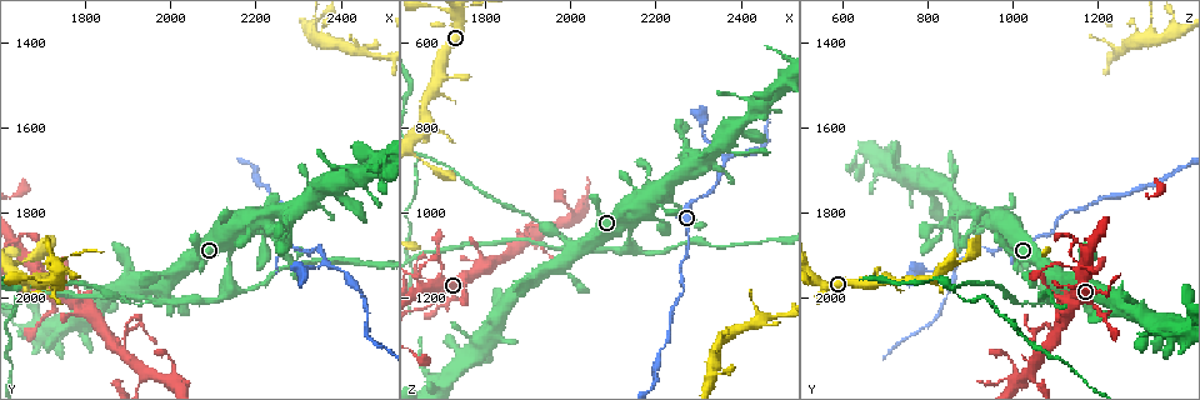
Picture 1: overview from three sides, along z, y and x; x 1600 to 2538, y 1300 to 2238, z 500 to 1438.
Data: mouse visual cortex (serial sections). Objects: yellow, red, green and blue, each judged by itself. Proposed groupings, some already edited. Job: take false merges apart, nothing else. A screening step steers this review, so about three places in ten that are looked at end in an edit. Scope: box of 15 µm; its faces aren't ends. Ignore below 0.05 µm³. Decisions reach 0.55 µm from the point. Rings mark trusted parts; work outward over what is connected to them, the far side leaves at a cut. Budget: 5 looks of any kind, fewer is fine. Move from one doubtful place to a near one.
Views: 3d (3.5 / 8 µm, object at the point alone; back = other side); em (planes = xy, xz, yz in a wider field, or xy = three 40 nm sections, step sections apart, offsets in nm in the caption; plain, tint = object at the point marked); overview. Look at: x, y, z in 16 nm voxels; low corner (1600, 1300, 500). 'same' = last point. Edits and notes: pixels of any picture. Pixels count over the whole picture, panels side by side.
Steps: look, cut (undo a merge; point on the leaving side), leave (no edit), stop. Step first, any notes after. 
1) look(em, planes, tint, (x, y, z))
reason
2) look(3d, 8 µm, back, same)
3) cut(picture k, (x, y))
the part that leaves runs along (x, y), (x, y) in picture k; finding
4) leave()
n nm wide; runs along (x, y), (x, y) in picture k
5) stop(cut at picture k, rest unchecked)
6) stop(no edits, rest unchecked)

look(3d, 3.5 µm, back, (2145, 1980, 1090))
abrupt turn

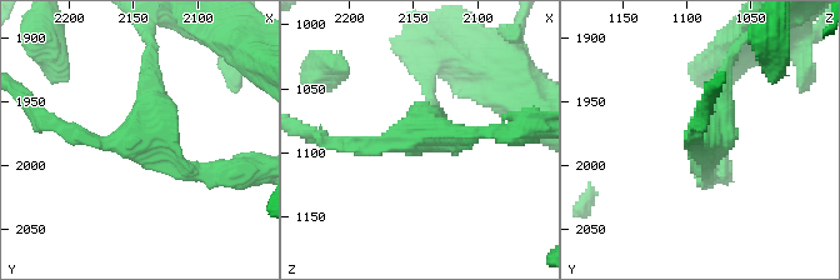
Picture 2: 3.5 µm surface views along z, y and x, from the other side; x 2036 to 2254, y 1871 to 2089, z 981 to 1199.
look(em, xy, step 1, plain, (2138, 1978, 1086))
3 arms; arms of 200, 200, 200 nm; shape alone is not enough

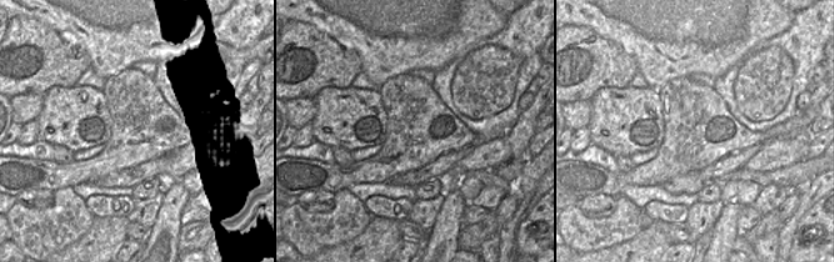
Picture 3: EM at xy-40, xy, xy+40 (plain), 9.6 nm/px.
look(em, xy, step 1, tint, same)

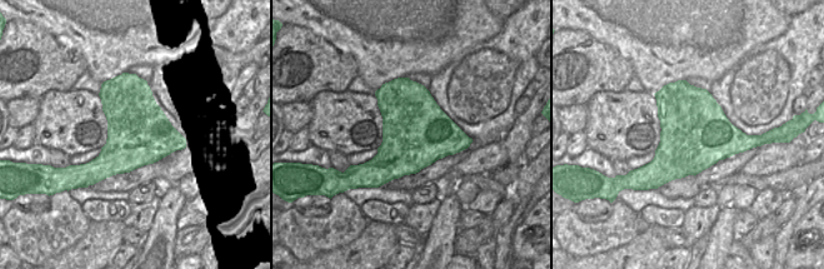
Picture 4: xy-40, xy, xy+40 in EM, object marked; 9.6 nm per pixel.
cut(picture 2, (105, 143))
the part that leaves runs along (151, 108), (163, 158), (229, 174) in picture 2; two cells meet here

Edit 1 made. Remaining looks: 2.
look(overview)
redraw

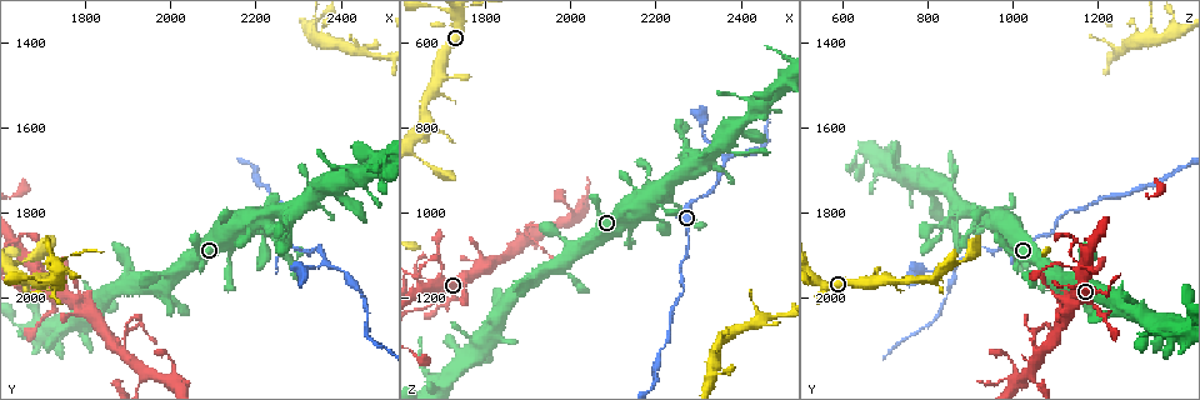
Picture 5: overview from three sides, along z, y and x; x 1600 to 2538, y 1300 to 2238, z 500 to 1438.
look(3d, 3.5 µm, (1695, 1960, 675))

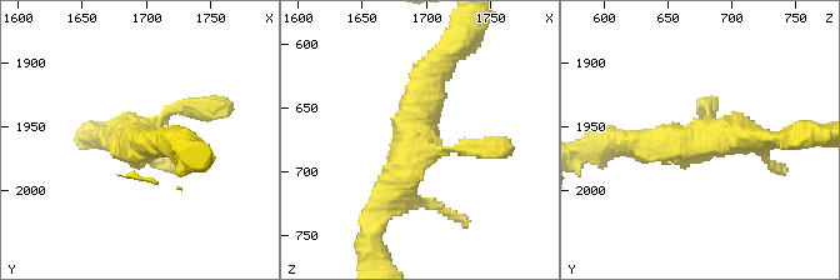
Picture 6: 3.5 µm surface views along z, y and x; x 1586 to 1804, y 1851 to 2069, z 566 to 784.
leave()
runs along (434, 68), (380, 218) in picture 6; continuous, no second cell

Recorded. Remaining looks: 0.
stop(cut at picture 2, rest unchecked)

